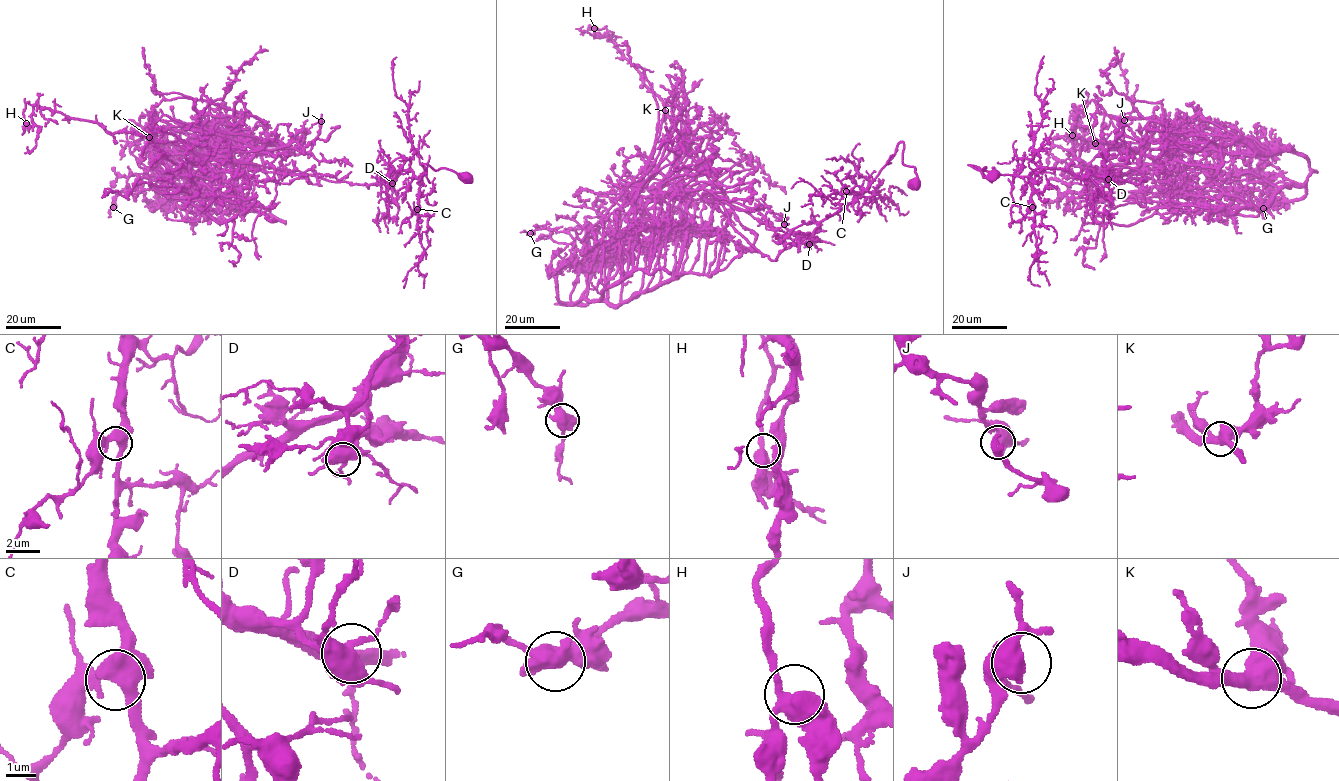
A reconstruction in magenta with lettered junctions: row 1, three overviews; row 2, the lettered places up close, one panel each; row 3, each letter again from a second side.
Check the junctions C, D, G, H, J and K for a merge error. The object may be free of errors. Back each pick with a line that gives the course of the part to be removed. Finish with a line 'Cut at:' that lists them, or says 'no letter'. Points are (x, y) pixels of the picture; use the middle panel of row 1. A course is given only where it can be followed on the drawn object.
K: (665, 110), (728, 221), (772, 260), (866, 190), (901, 142), (902, 162), (914, 166), (917, 175), (909, 187)
Cut at: K

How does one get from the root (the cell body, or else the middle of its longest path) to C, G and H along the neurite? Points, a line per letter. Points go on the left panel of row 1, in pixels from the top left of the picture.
C: (468, 177), (462, 178), (445, 168), (434, 170), (422, 164), (427, 170), (419, 180), (417, 209)
G: (468, 177), (208, 160), (154, 138), (162, 115), (306, 131), (299, 154), (184, 154), (168, 201), (113, 207)
H: (468, 177), (422, 164), (420, 178), (398, 171), (368, 187), (208, 160), (29, 102), (26, 123)

